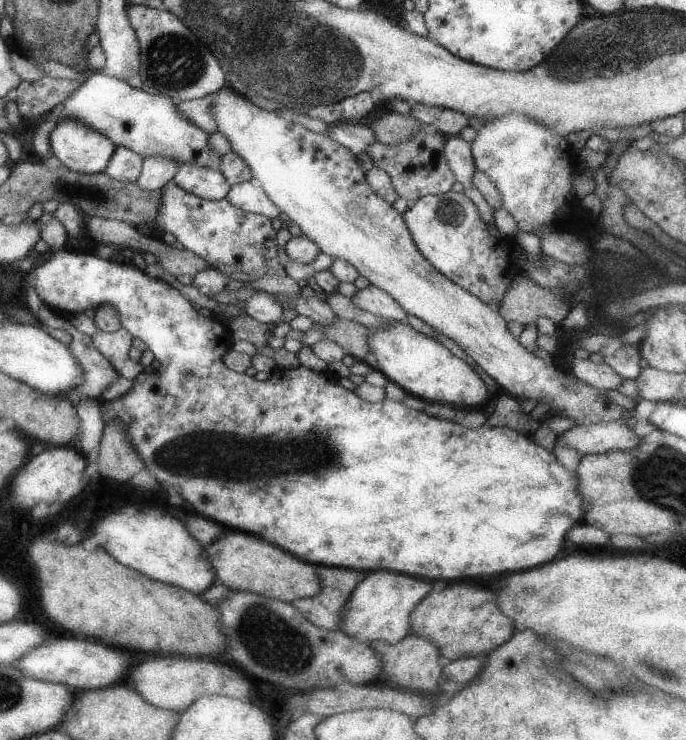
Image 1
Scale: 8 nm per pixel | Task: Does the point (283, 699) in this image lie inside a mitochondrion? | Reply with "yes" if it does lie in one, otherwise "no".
no

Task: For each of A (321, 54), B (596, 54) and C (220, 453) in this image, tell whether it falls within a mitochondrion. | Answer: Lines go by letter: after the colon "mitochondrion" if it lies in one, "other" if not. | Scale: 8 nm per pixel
A: mitochondrion
B: mitochondrion
C: mitochondrion

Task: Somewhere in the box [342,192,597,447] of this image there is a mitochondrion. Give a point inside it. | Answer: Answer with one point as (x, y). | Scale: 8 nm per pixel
(450, 213)

